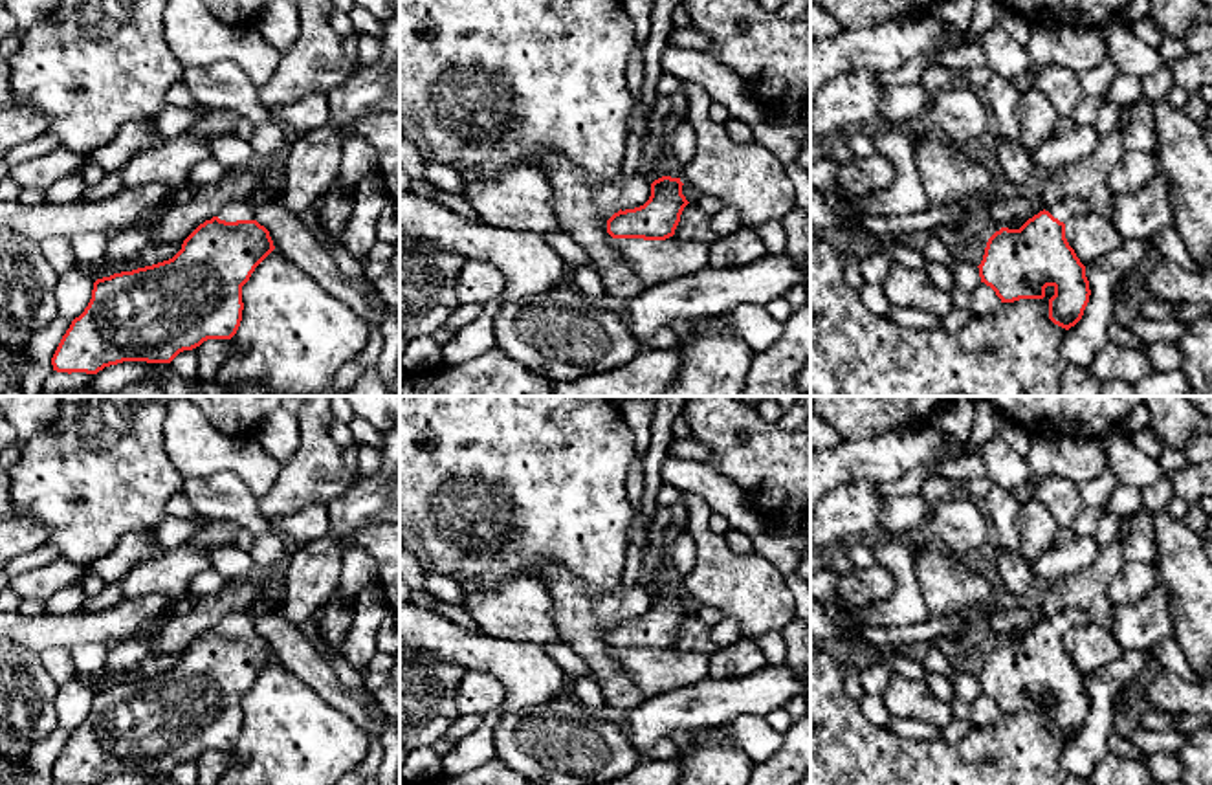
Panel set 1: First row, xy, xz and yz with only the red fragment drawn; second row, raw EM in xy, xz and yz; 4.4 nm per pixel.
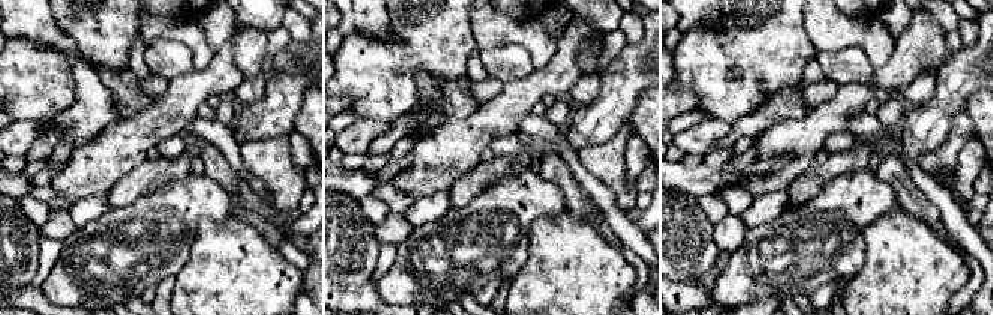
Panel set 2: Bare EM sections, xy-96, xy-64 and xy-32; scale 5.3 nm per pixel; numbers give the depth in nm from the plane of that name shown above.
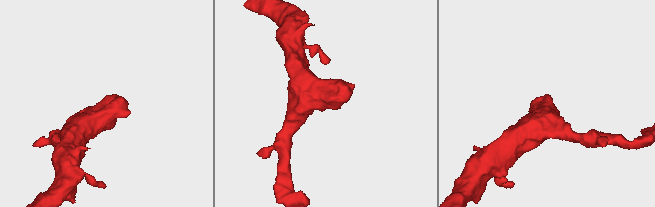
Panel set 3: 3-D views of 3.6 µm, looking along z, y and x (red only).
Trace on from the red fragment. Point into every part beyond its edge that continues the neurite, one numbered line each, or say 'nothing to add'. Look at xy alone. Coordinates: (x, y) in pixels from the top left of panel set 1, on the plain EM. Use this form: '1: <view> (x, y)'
1: xy (241, 620)

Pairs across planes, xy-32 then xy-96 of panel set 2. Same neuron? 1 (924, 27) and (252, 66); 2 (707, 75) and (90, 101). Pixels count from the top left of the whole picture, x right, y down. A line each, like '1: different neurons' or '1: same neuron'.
1: different neurons
2: different neurons

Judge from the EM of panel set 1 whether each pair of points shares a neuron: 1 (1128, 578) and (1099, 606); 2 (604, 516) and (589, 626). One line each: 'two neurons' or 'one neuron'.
1: two neurons
2: two neurons

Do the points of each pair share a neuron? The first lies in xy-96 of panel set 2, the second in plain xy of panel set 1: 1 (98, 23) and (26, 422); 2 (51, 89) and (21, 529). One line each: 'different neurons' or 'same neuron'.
1: different neurons
2: different neurons

